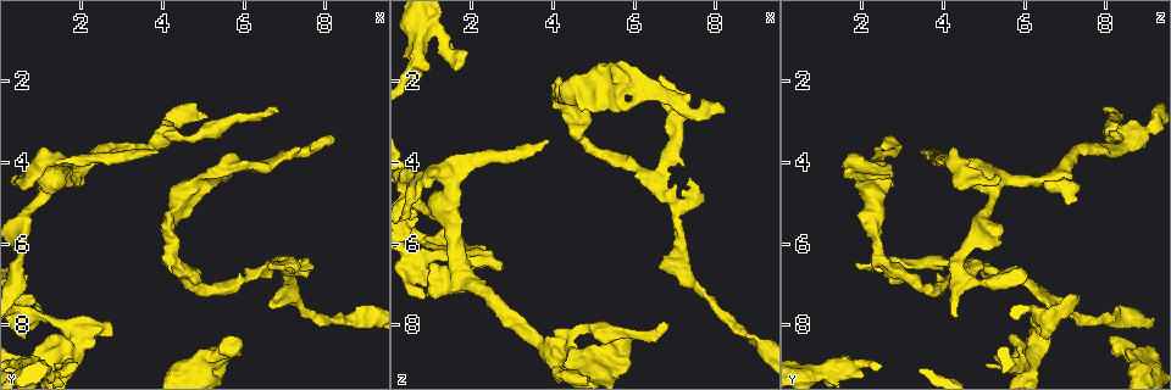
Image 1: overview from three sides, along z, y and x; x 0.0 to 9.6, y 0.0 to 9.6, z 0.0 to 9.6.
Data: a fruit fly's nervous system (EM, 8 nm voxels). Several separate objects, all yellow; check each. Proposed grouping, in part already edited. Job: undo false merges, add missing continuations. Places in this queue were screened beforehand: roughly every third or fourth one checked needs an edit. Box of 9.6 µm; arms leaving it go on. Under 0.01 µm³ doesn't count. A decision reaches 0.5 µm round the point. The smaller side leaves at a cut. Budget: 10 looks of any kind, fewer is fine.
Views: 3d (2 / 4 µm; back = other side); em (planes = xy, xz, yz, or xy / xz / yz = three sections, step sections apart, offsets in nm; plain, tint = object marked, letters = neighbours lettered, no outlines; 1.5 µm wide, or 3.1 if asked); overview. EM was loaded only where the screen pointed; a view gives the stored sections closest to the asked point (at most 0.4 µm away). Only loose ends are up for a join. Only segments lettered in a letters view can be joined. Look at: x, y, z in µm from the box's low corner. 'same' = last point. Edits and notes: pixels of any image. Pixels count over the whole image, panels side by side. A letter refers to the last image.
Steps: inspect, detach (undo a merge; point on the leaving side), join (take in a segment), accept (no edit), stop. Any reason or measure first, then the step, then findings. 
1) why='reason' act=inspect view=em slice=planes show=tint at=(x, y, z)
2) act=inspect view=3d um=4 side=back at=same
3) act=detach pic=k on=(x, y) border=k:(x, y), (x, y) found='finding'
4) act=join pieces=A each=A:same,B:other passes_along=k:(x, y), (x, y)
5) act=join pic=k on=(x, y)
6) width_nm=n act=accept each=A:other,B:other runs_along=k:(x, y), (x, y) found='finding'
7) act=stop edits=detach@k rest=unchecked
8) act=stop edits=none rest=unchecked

why='thin end' act=inspect view=em slice=xz step=8 show=letters at=(1.40, 8.95, 5.05)

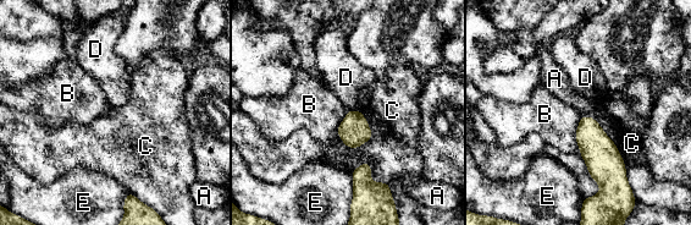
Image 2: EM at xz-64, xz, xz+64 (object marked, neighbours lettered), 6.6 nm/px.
act=inspect view=em slice=planes show=letters at=same

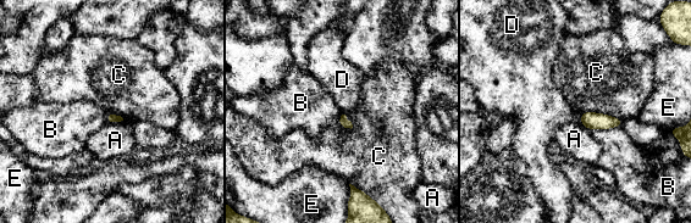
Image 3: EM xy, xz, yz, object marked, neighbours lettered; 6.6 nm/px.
longest_contact=C:280nm act=accept each=A:other,B:other,C:other,D:other,E:other border=3:(620, 126), (587, 129) found='none of them fits'

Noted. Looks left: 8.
why='thick turns thin' act=inspect view=em slice=planes show=letters at=(4.30, 9.10, 8.75)

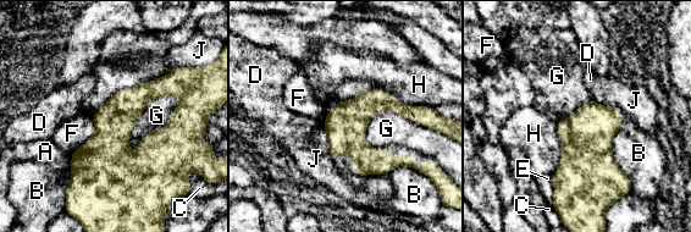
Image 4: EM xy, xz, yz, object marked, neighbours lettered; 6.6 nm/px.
act=accept each=A:other,B:other,C:other,D:other,E:other,F:other,G:other,H:other,J:other border=4:(177, 97), (170, 121), (131, 152) found='all the same cell'

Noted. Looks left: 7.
why='branch stops here' act=inspect view=em slice=xz step=8 show=letters at=(5.75, 8.25, 8.15)

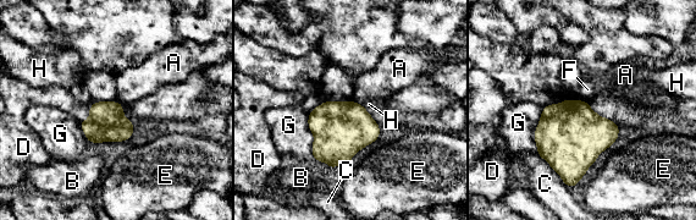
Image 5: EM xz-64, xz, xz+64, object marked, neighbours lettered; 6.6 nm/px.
longest_contact=C:320nm act=accept each=A:other,B:other,C:other,D:other,E:other,F:other,G:other,H:other border=5:(97, 102), (79, 121) found='none of them fits'

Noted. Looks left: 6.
why='tapers out' act=inspect view=3d um=4 at=(6.75, 2.65, 7.95)

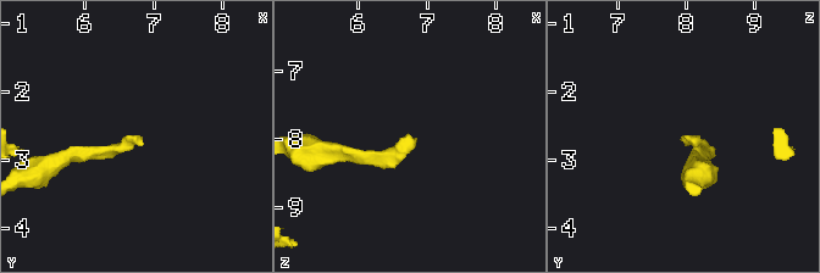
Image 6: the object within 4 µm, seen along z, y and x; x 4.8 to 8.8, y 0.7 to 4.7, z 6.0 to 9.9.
act=inspect view=em slice=planes show=letters at=(6.70, 2.65, 7.95)

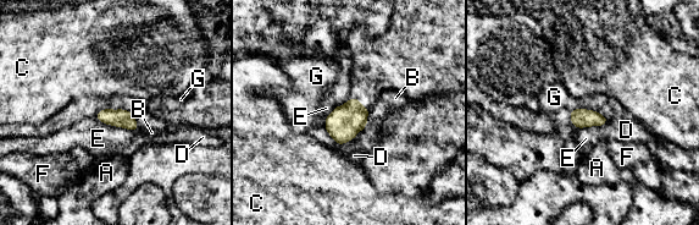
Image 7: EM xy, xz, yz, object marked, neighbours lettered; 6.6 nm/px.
width_nm=130 act=accept each=A:other,B:other,C:other,D:other,E:other,F:other,G:other border=7:(578, 106), (571, 110) found='no lettered segment goes on from it'

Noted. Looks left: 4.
act=stop edits=none rest=unchecked

